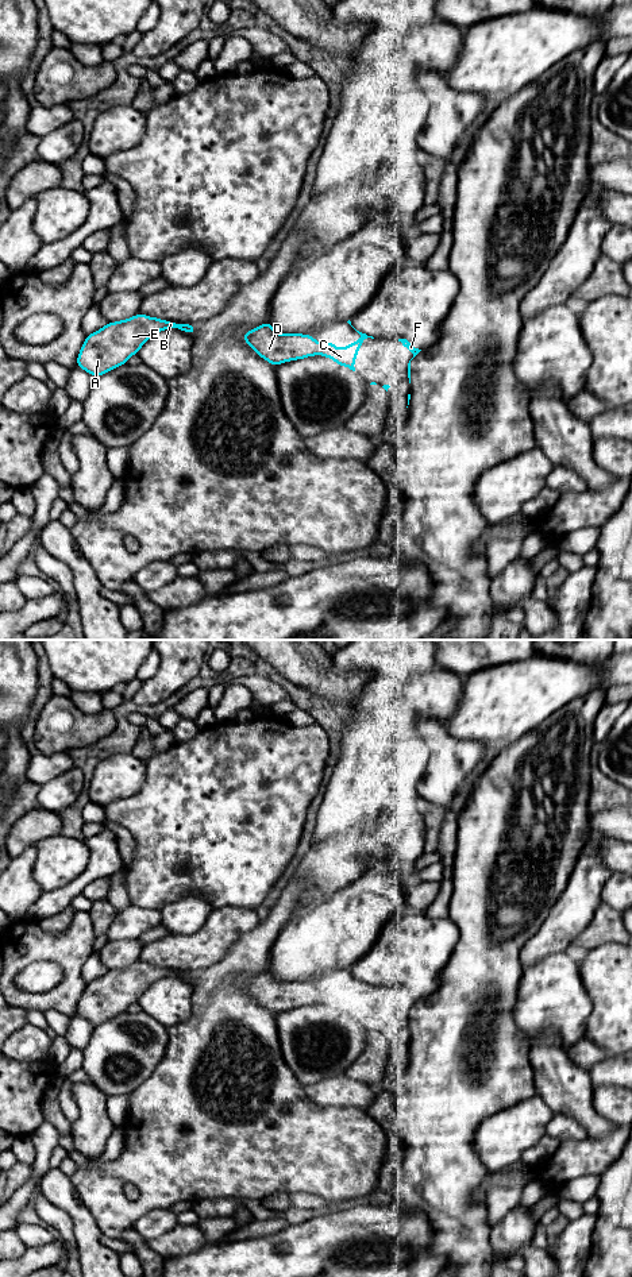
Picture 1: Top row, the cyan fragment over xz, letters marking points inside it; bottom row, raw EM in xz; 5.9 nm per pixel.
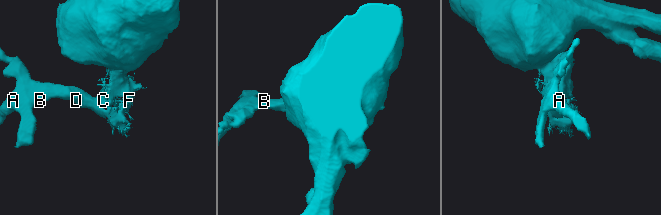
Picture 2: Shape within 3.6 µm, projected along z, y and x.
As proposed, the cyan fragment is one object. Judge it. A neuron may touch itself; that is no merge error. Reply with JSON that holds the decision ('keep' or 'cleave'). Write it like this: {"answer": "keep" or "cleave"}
{"answer": "cleave"}

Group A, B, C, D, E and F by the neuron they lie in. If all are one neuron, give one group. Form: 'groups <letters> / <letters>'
groups A B D E / C F

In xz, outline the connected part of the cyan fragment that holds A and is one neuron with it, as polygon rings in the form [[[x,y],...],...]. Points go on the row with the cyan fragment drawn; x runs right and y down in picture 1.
[[[142,313],[122,321],[107,323],[86,336],[76,366],[97,378],[127,364],[128,358],[138,354],[154,333],[172,328],[190,335],[196,332],[196,327],[192,324],[166,321]]]

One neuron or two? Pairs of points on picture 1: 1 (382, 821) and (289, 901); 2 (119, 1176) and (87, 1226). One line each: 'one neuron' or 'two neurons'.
1: two neurons
2: two neurons

